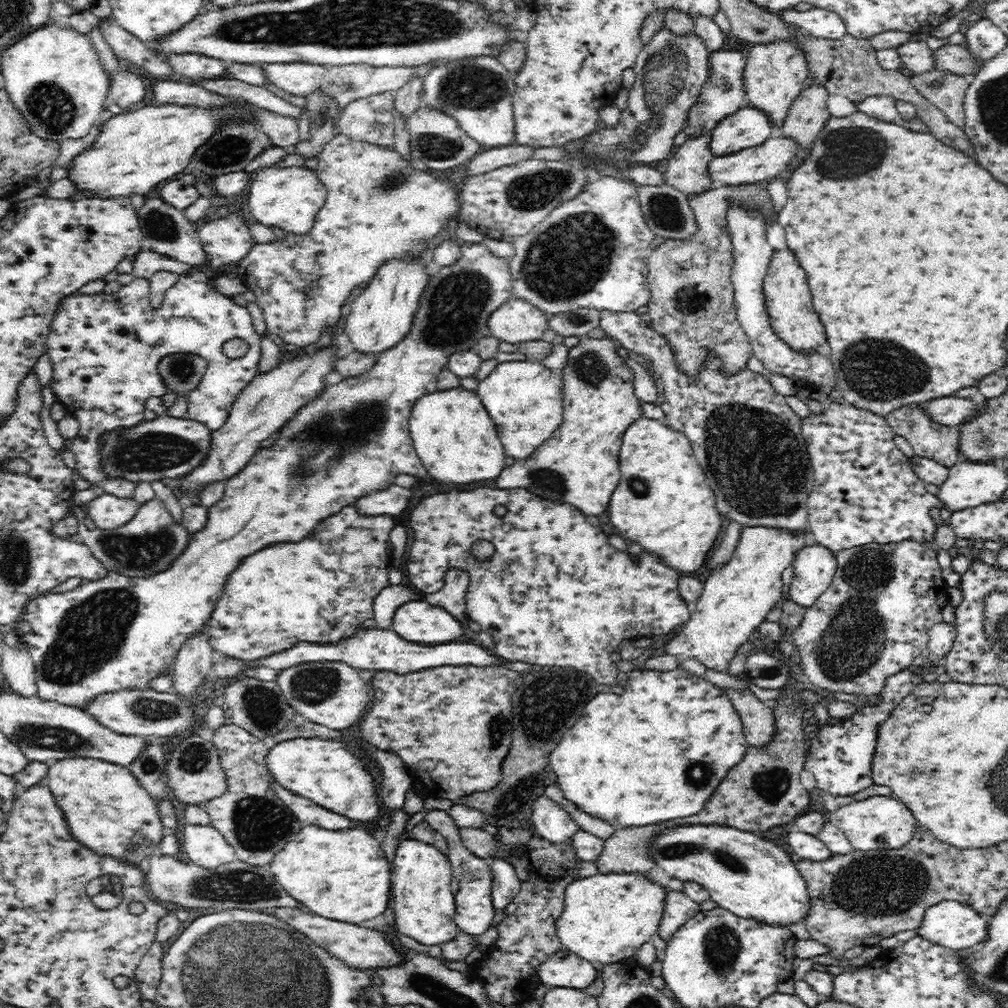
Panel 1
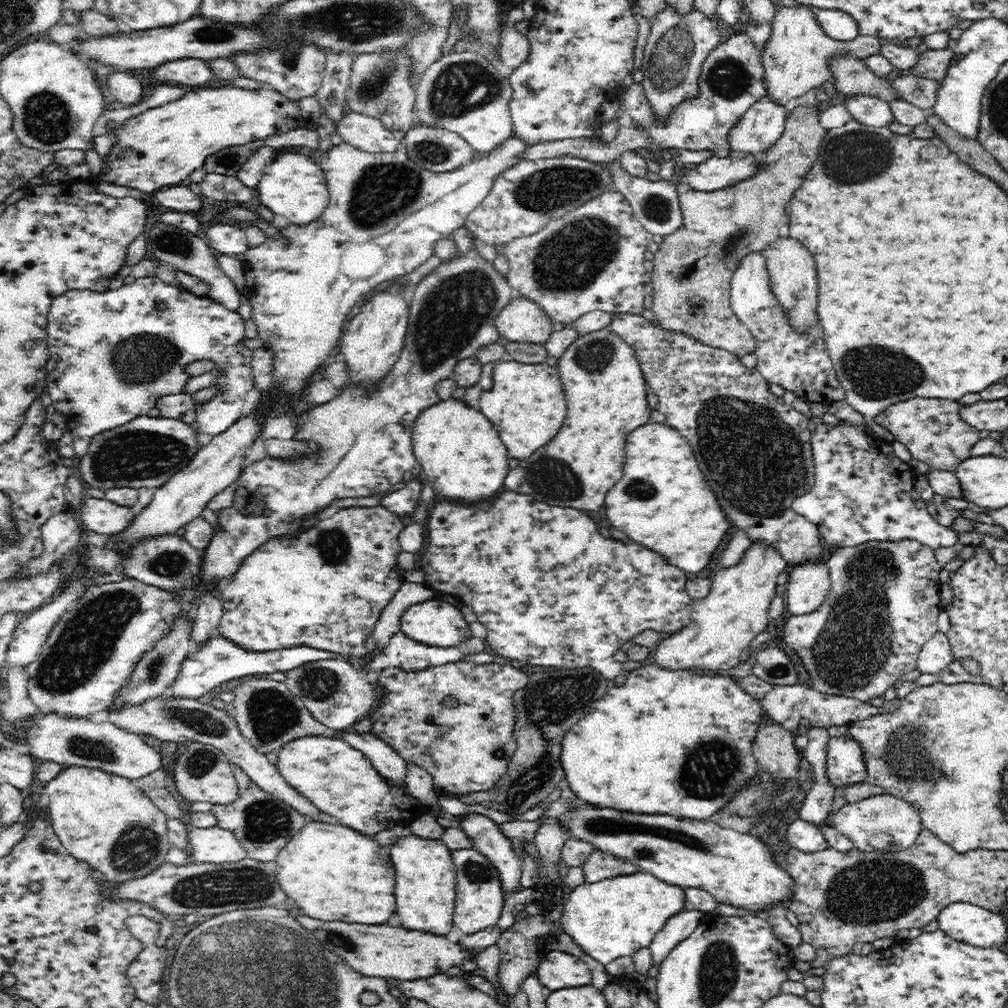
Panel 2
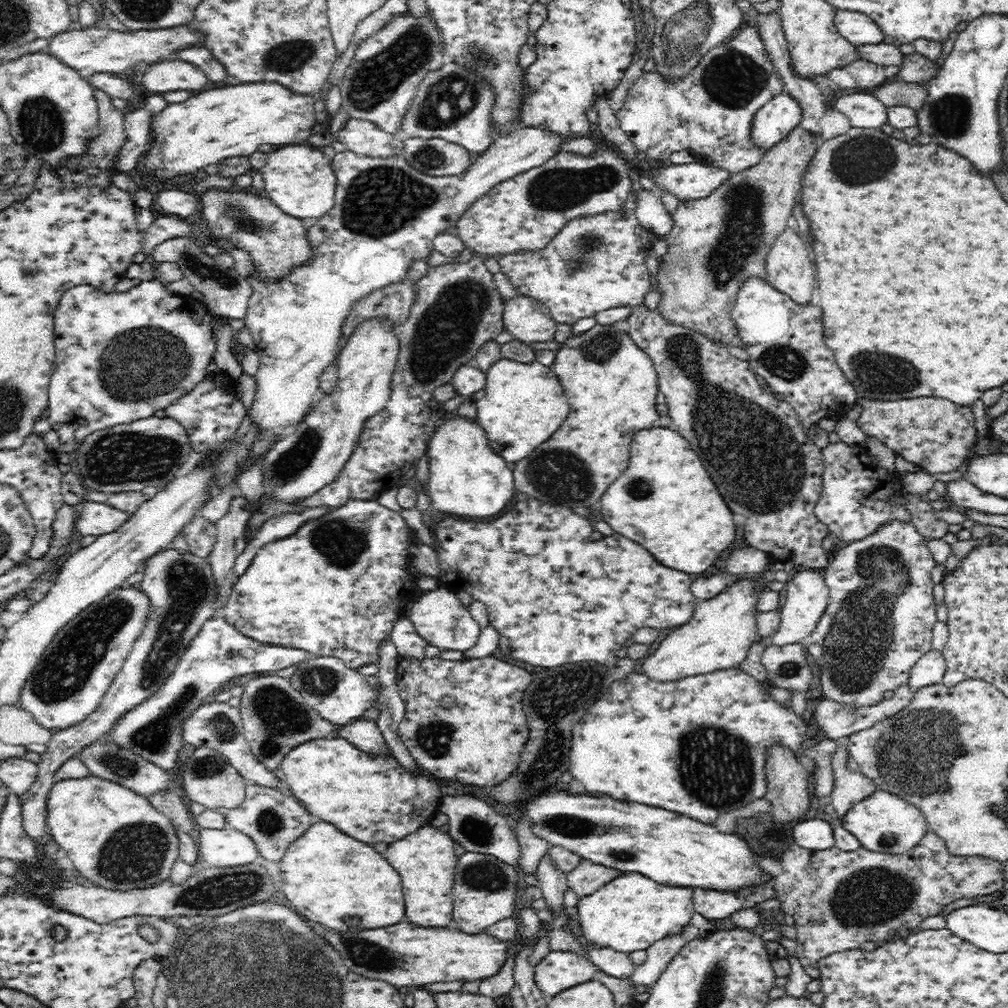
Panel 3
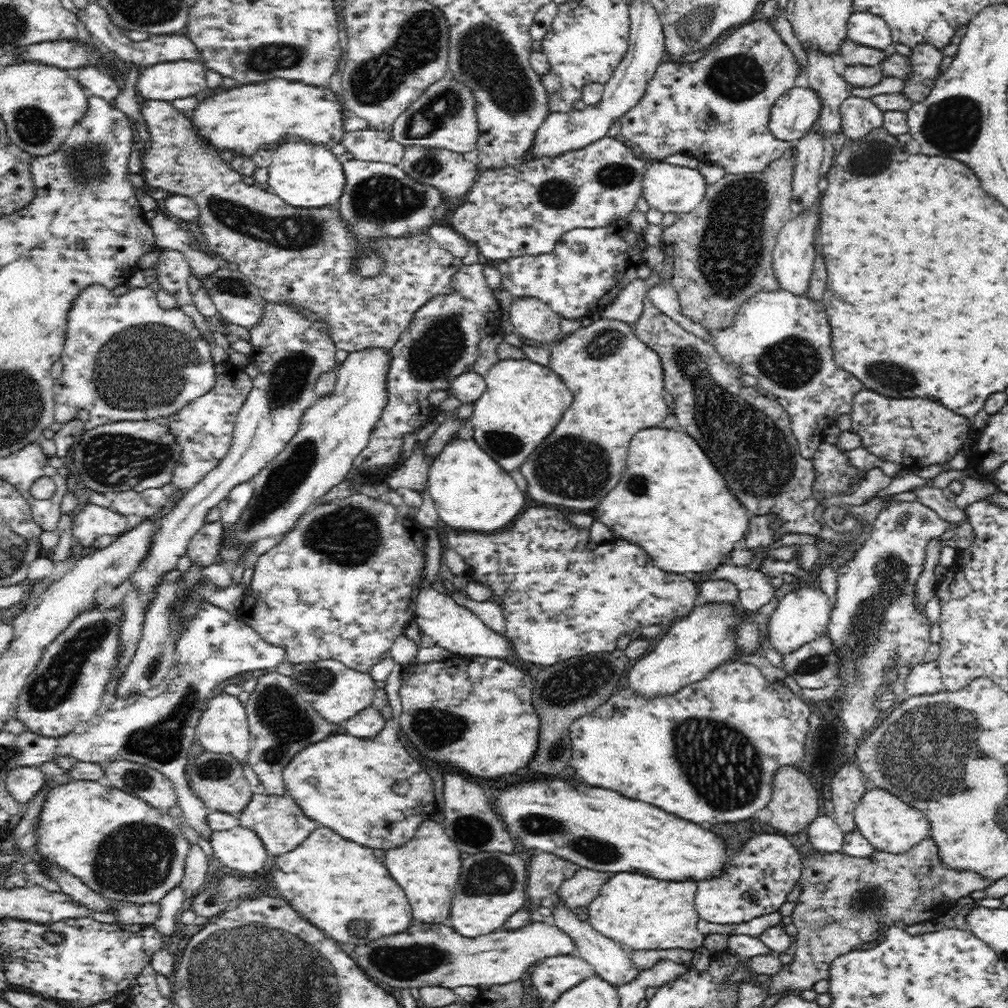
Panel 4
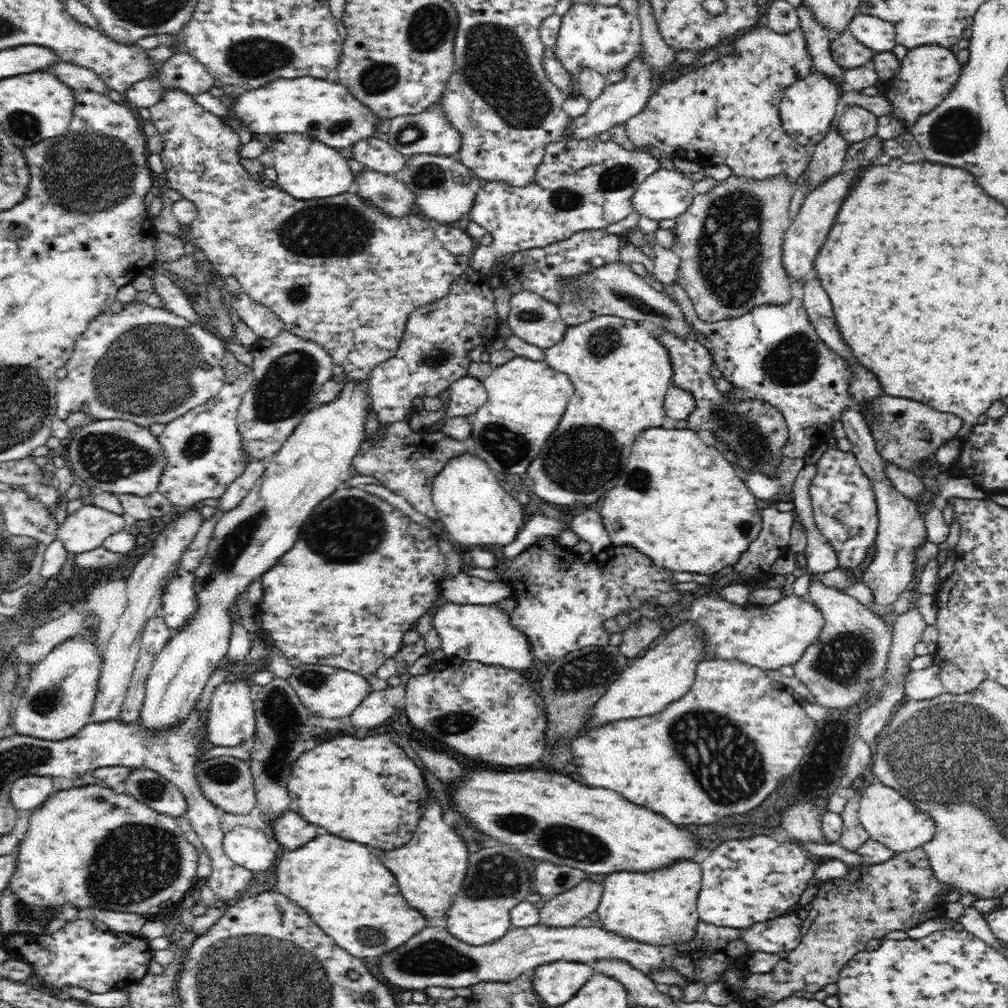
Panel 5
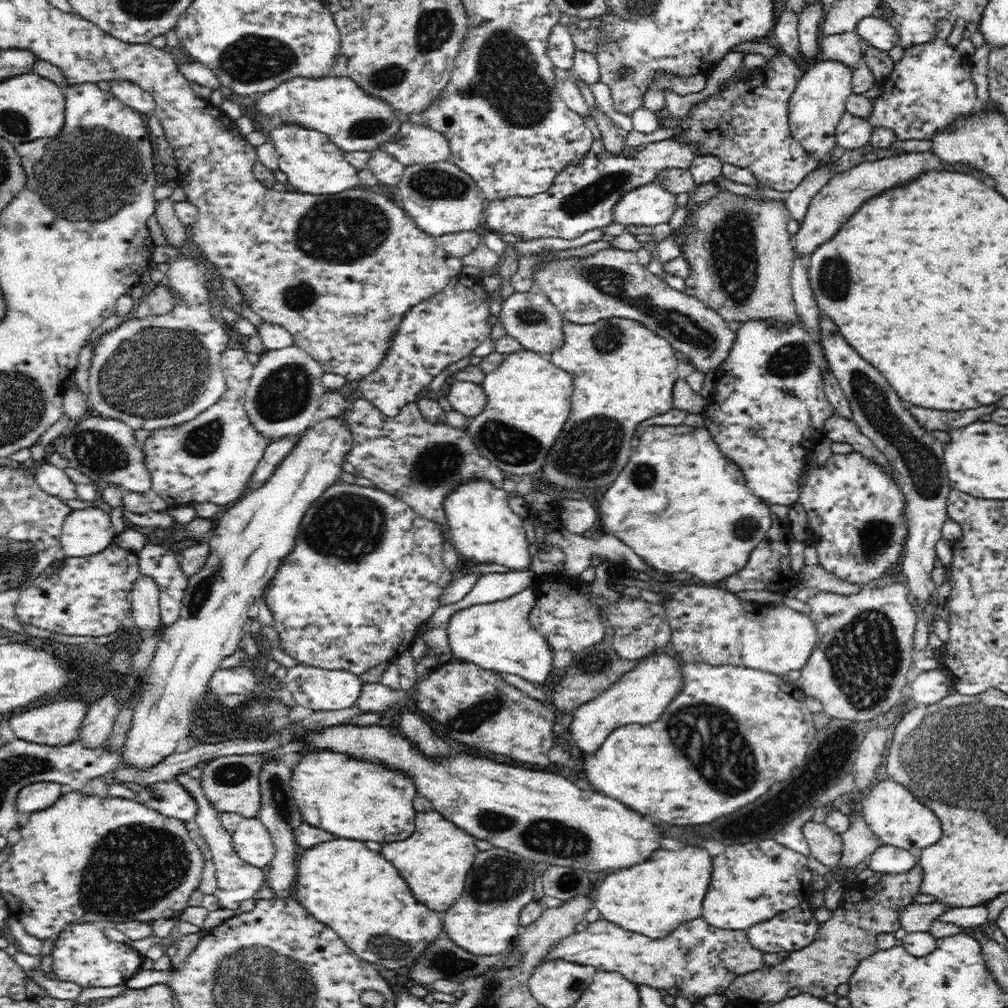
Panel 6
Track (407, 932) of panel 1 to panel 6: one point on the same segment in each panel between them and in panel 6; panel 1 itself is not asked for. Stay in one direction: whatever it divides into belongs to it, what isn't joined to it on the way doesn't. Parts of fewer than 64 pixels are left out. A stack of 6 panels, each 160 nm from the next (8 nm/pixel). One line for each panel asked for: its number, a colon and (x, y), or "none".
2: (425, 876)
3: (426, 861)
4: (428, 868)
5: (430, 868)
6: (435, 860)

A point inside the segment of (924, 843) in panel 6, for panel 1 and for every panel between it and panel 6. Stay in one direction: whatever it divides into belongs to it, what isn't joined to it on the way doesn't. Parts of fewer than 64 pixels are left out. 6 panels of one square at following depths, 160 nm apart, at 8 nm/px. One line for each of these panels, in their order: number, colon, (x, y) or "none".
1: (878, 822)
2: (860, 821)
3: (883, 822)
4: (891, 825)
5: (890, 818)

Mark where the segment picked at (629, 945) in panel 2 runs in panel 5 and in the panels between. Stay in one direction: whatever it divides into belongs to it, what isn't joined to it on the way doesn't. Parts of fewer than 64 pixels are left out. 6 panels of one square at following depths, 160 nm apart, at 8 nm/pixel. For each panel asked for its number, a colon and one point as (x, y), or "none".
3: (629, 913)
4: (644, 913)
5: (660, 908)

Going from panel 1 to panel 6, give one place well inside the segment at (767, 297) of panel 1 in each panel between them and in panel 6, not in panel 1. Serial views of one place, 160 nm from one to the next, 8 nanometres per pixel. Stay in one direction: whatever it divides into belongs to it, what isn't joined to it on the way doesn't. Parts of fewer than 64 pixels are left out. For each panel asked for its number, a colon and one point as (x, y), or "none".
2: (792, 273)
3: (789, 269)
4: (793, 257)
5: (808, 230)
6: (839, 198)

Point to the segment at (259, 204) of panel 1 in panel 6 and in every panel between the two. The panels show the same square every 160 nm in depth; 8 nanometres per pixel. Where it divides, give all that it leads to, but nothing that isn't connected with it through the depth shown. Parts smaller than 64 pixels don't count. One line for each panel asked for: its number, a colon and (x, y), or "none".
2: (292, 186)
3: (299, 179)
4: (306, 175)
5: (307, 169)
6: (312, 163)

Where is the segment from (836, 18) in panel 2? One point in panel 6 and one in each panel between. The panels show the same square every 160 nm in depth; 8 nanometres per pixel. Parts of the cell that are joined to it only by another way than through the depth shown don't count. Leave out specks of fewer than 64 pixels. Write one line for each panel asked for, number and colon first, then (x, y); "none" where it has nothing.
3: (856, 27)
4: (865, 28)
5: (873, 32)
6: (875, 31)

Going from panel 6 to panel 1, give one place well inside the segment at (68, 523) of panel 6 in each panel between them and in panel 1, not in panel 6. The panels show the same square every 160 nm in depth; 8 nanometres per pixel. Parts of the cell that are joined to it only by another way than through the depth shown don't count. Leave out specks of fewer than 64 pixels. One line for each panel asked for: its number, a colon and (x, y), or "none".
1: (107, 511)
2: (102, 516)
3: (95, 518)
4: (92, 521)
5: (86, 529)

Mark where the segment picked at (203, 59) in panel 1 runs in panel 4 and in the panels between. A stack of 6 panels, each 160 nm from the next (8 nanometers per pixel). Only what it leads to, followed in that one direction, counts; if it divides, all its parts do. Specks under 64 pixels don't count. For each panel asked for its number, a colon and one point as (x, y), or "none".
2: (185, 72)
3: (166, 76)
4: (167, 81)

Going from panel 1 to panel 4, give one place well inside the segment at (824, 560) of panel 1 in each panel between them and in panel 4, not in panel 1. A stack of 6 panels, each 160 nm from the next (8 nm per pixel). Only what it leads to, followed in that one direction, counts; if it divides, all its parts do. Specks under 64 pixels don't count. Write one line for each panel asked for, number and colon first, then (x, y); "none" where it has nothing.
2: (808, 585)
3: (808, 597)
4: (801, 616)

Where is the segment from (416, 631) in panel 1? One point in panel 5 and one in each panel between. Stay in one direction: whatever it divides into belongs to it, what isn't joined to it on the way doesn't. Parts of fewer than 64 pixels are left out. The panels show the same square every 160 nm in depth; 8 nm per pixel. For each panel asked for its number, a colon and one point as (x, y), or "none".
2: (436, 622)
3: (438, 616)
4: (455, 628)
5: (483, 633)

